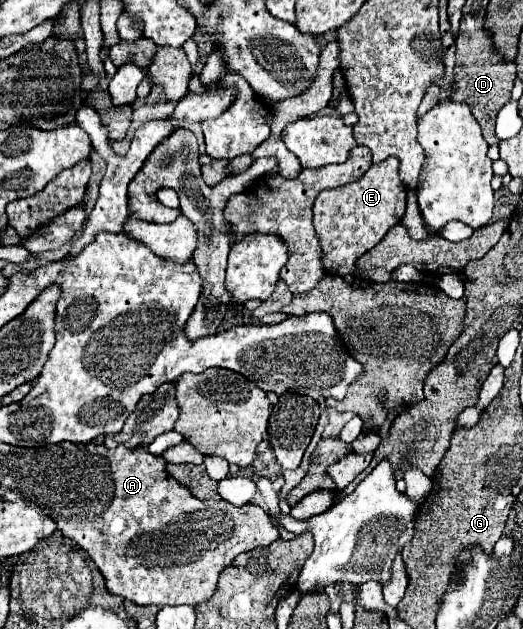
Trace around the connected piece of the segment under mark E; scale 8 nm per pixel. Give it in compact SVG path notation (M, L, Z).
M387 158L371 168L355 182L323 190L313 206L313 226L321 244L321 264L327 274L357 274L355 262L373 246L377 246L389 228L405 214L407 186L399 178L399 160Z

